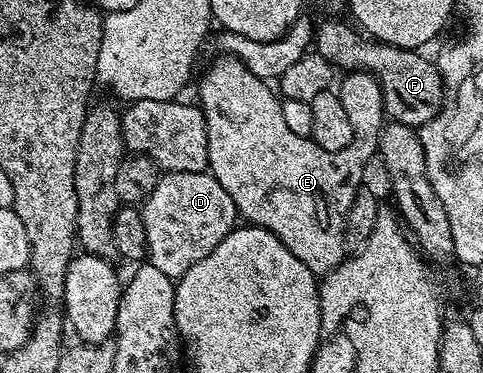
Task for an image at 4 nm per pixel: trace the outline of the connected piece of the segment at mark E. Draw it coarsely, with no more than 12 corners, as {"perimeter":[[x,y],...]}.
{"perimeter":[[223,56],[204,74],[208,170],[245,223],[313,275],[346,227],[386,122],[326,151],[290,132],[267,81]]}

